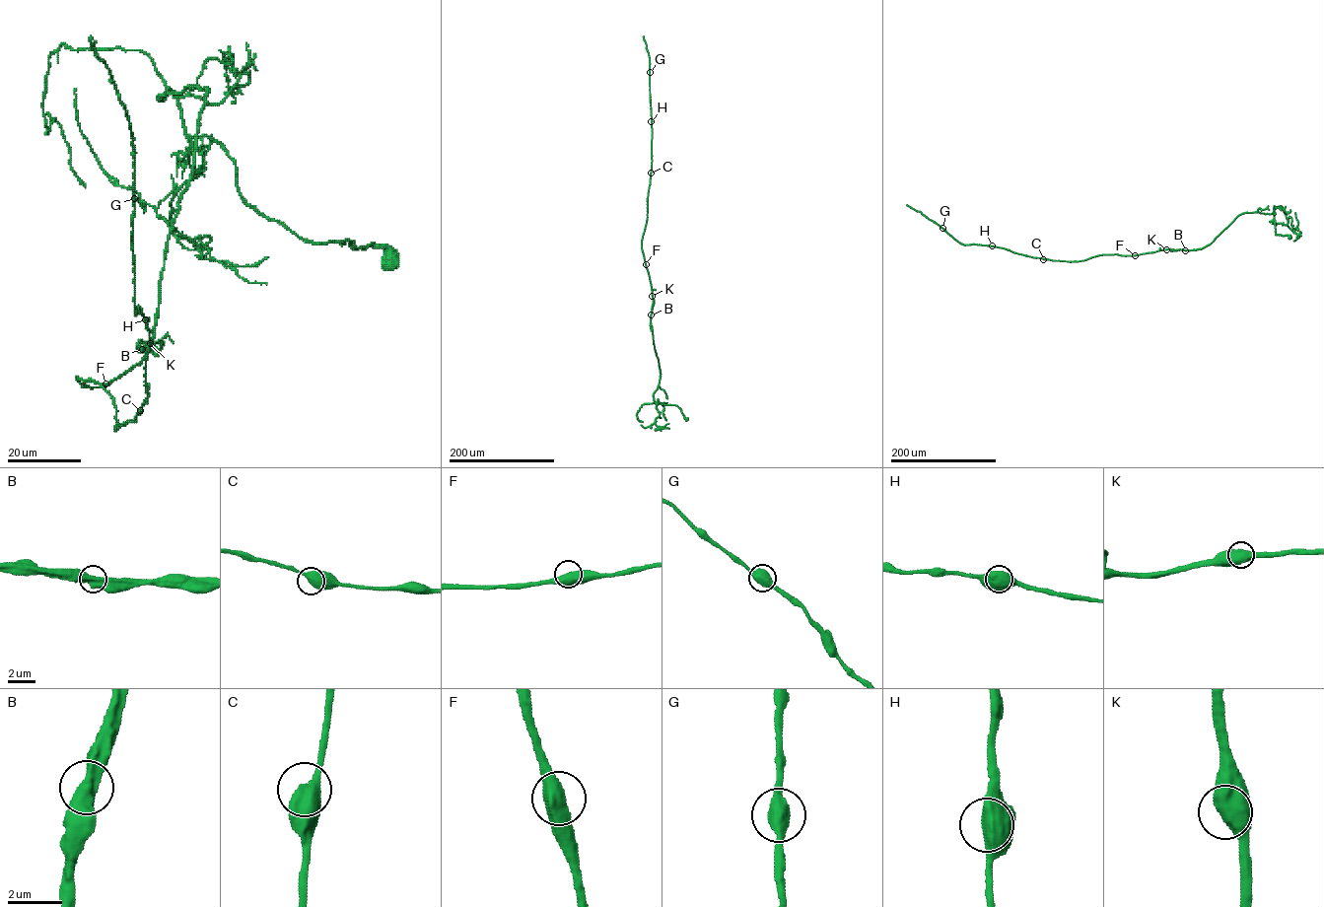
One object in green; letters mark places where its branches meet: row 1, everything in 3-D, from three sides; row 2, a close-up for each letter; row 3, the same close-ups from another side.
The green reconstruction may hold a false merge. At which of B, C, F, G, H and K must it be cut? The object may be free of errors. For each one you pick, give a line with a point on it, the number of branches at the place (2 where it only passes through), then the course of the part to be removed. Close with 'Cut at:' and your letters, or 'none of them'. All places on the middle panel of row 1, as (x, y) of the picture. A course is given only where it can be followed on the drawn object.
B: place (651, 314); branches 2; course (651, 314), (651, 330)
Cut at: B

